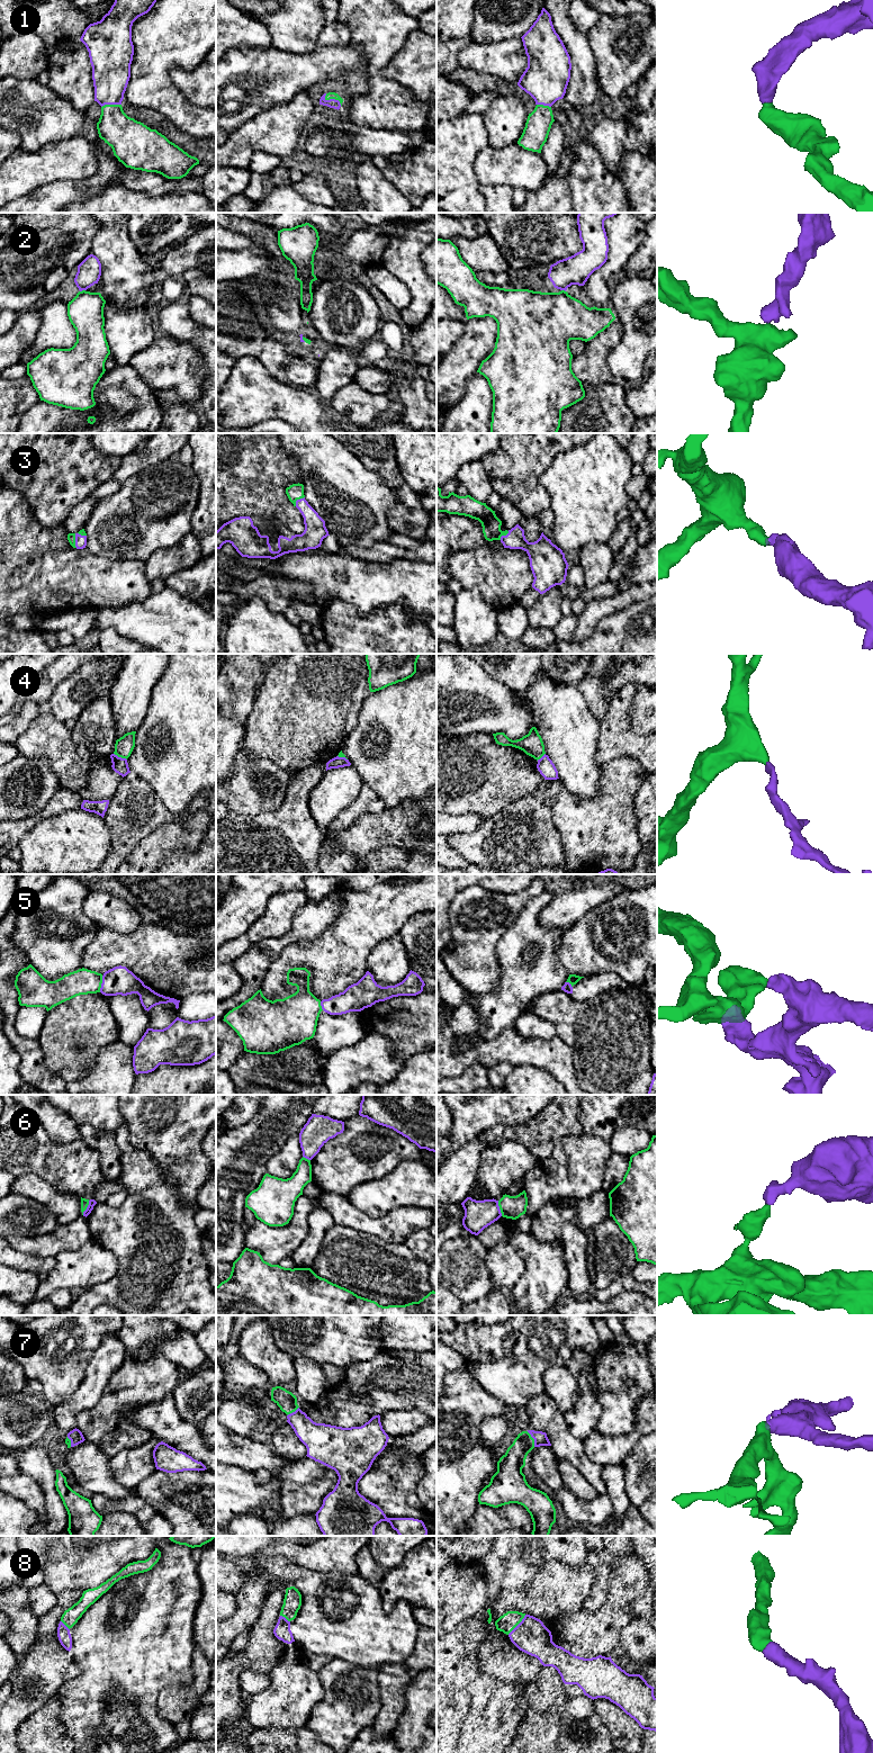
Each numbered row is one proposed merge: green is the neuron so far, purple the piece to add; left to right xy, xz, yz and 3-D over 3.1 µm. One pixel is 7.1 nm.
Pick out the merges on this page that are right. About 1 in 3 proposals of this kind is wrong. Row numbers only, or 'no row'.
1, 3, 7, 8

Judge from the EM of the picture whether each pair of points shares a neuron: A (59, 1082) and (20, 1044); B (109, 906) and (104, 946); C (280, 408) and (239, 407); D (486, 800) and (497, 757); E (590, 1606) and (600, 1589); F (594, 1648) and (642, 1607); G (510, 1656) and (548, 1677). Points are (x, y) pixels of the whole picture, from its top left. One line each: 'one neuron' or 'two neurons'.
A: one neuron
B: two neurons
C: one neuron
D: one neuron
E: one neuron
F: two neurons
G: two neurons

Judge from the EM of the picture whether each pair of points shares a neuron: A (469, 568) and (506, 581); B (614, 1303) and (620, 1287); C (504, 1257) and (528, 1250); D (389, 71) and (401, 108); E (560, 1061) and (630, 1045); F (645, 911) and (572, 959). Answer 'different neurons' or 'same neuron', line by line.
A: same neuron
B: different neurons
C: different neurons
D: different neurons
E: different neurons
F: same neuron

